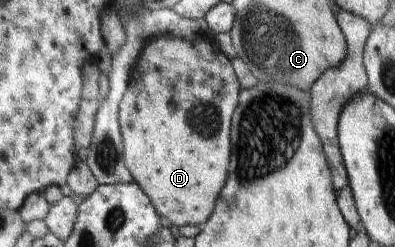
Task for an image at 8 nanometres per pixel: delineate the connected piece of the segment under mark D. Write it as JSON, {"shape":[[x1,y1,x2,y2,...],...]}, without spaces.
{"shape":[[172,34,157,36,147,44,142,52,135,68,132,72,129,91,122,100,120,108,120,123,122,126,122,135,125,141,125,162,130,172,133,173,134,181,150,196,157,212,166,217,178,227,206,223,214,215,217,208,217,201,220,199,222,190,226,187,228,181,228,164,230,164,230,138,234,114,240,106,240,94,242,94,242,84,238,79,236,70,232,65,232,60,220,50,218,42,210,36,200,36,196,42,176,38]]}

